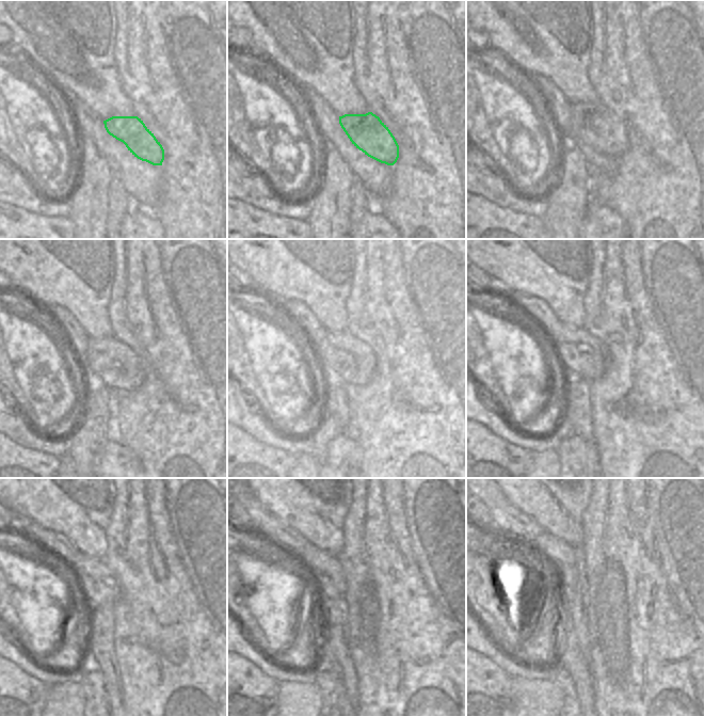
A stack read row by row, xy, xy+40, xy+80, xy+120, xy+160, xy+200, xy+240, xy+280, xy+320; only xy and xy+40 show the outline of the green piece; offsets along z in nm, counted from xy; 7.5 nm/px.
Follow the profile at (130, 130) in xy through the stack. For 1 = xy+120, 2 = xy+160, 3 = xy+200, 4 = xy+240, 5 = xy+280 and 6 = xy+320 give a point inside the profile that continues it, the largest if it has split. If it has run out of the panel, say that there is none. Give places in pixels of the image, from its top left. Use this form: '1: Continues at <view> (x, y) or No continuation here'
1: Continues at xy+120 (109, 363)
2: Continues at xy+160 (346, 360)
3: Continues at xy+200 (580, 354)
4: Continues at xy+240 (98, 584)
5: Continues at xy+280 (328, 571)
6: Continues at xy+320 (557, 555).

